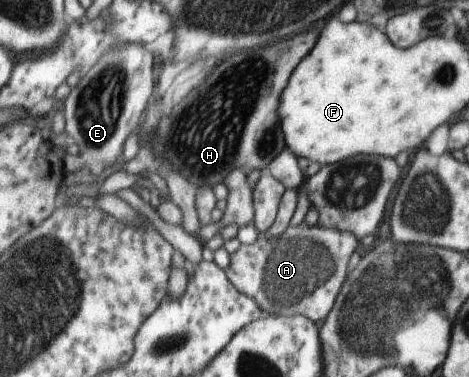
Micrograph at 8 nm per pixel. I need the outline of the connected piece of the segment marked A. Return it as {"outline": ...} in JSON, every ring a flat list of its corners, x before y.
{"outline":[[305,222,297,226,288,226,282,235,270,238,270,235,261,233,252,244,241,244,238,251,230,256,230,267,225,273,237,287,239,292,253,297,264,313,281,316,303,315,311,320,322,321,329,317,330,311,340,297,342,283,346,279,346,267,352,251,358,247,356,235,350,231,338,231,336,227,308,226]]}

